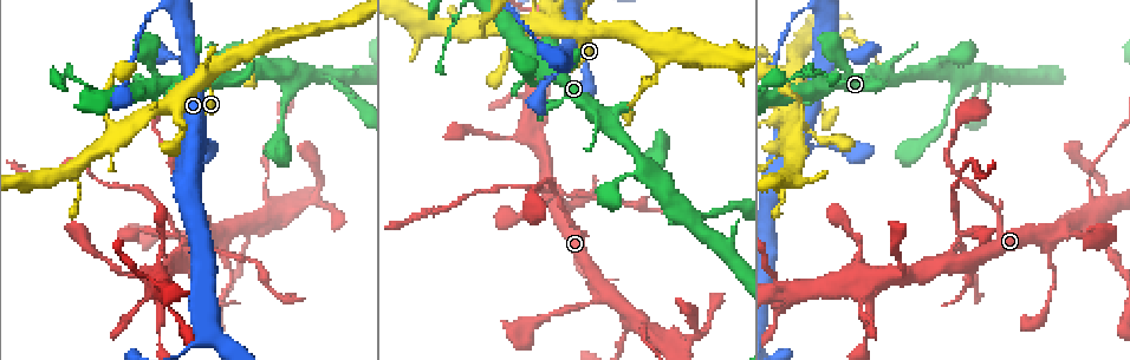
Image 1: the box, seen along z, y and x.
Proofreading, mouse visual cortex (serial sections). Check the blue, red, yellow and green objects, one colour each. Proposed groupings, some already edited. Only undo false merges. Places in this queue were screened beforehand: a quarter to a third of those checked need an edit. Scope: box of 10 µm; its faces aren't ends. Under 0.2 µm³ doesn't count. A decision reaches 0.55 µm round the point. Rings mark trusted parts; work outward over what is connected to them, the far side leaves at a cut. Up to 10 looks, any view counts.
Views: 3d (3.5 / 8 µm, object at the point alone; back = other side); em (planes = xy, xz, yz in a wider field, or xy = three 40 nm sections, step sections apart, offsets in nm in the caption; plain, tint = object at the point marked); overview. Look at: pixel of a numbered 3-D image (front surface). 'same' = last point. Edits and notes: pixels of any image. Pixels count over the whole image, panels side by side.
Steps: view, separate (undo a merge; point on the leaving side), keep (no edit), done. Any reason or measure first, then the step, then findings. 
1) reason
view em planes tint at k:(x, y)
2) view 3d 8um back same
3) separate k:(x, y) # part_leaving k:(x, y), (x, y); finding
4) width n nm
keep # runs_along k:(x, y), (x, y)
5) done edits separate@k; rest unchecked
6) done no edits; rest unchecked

small branch off a trunk
view 3d 3.5um back at 1:(557, 18)

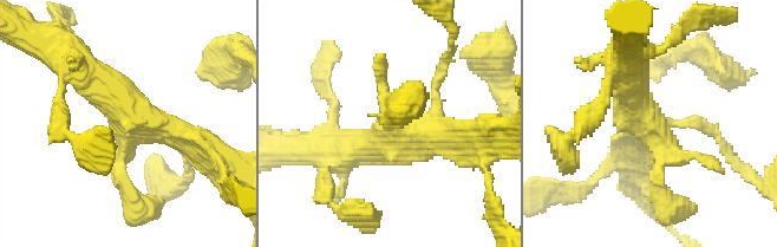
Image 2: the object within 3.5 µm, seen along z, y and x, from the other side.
need the tissue
view em xy step 5 tint at 2:(651, 122)

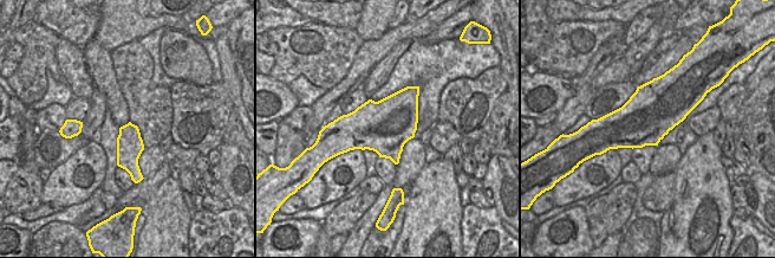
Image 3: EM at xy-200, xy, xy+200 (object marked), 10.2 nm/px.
width 550 nm
keep # runs_along 2:(78, 71), (143, 122), (209, 155); one cell here

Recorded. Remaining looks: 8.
sudden change in width
view 3d 8um at 1:(797, 15)

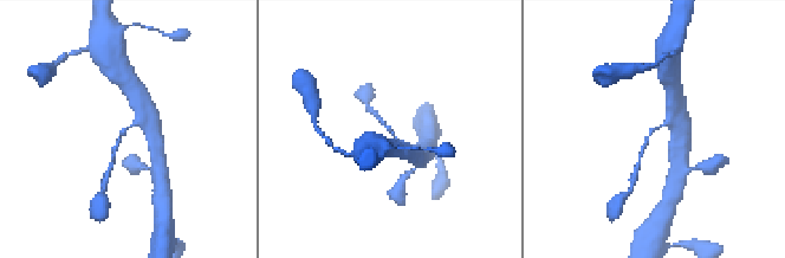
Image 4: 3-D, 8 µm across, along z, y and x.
view 3d 3.5um same

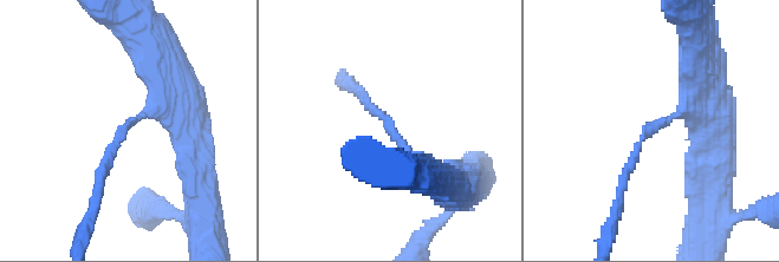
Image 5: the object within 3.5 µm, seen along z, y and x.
arm_widths 150, 350 nm
view em xy step 1 tint at 5:(659, 122)

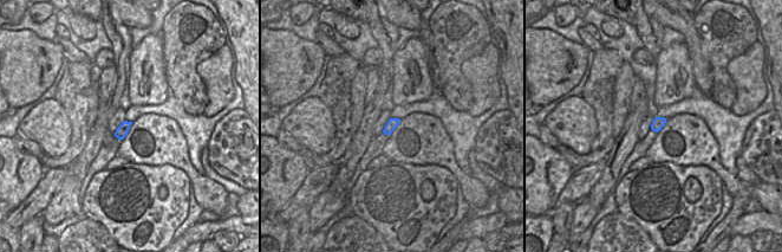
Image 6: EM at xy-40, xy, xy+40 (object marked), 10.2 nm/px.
keep # runs_along 5:(450, 185), (403, 146), (363, 98); all the same cell

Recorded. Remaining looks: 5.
side arm on a straight run
view 3d 3.5um at 1:(173, 262)

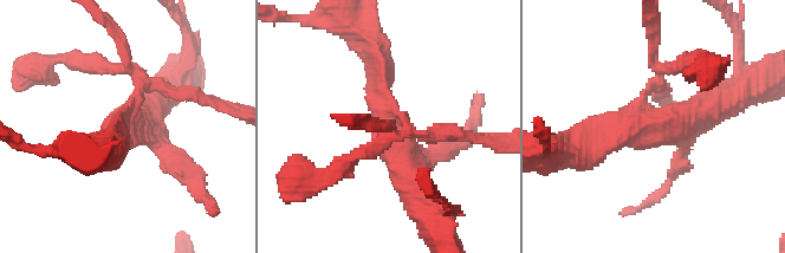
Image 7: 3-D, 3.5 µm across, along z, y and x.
view em xy step 3 tint at 7:(652, 123)

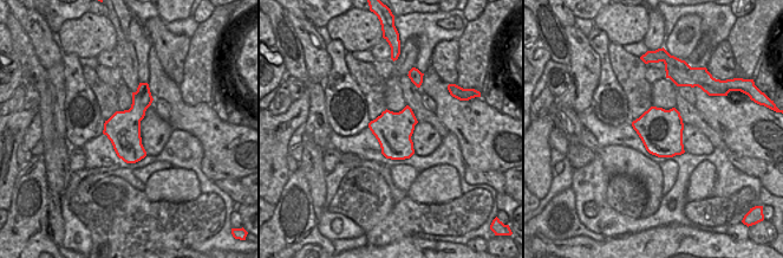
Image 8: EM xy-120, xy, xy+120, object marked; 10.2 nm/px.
keep # runs_along 7:(717, 101), (583, 148); continuous, no second cell

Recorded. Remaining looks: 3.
calibre changes
view em planes tint at 1:(639, 323)

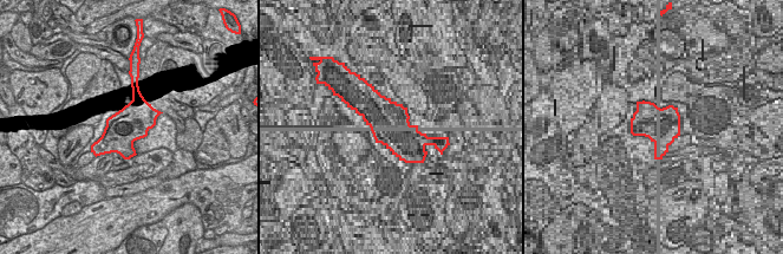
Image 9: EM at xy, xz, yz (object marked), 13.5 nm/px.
wider look
view 3d 3.5um same

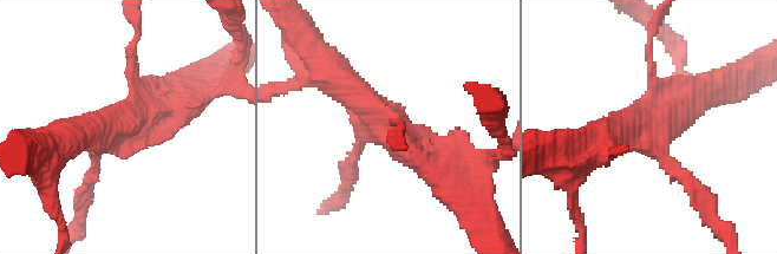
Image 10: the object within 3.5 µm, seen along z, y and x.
arm_widths 100, 150, 450, 500 nm
keep # runs_along 10:(327, 71), (439, 174); all the same cell

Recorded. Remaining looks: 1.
done no edits; rest unchecked

